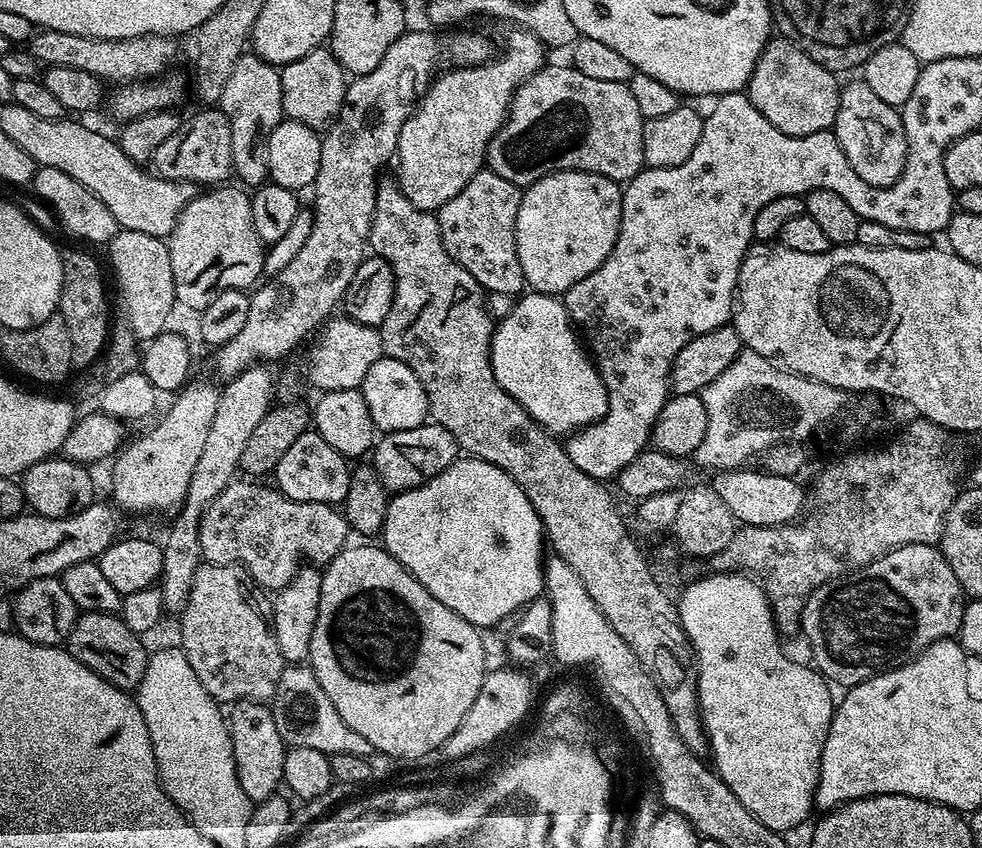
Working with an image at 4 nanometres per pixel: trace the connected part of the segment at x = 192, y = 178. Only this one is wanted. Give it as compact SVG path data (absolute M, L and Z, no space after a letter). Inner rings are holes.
M205 107L196 112L189 120L185 119L158 150L154 150L150 161L155 175L167 180L190 182L197 186L220 186L227 176L233 175L232 155L230 154L230 122L219 107Z

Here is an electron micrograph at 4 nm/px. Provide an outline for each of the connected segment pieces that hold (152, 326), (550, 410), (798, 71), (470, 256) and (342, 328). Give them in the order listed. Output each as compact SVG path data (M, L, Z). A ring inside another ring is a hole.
M120 230L106 245L112 268L116 271L116 284L128 311L126 321L140 342L159 336L169 327L172 307L178 301L174 290L174 270L170 268L168 245L161 237L142 234L138 230Z
M525 291L513 303L510 314L498 320L492 333L492 369L494 378L510 398L514 398L546 431L564 438L573 432L596 424L608 412L608 391L600 372L571 318L568 308L559 295L547 292Z
M783 38L769 39L748 79L746 95L752 105L782 134L805 136L829 131L838 114L842 87L837 73L824 68L810 54Z
M481 170L436 212L448 256L466 269L481 288L489 293L510 294L513 298L519 297L526 288L516 245L516 215L521 191L514 182Z
M347 318L336 319L329 319L319 329L316 345L308 356L308 380L320 392L360 388L370 366L384 356L379 328L362 326Z

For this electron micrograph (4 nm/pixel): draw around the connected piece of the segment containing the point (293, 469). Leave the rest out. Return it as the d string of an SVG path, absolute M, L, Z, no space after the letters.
M309 430L290 445L286 454L282 454L274 473L274 484L291 500L340 506L346 498L351 477L350 464L346 457L338 454L338 450L334 450L334 446L326 442L326 438L322 438L314 430Z

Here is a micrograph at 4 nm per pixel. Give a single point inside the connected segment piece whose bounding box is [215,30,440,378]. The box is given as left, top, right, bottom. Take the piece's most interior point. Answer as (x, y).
(300, 299)

